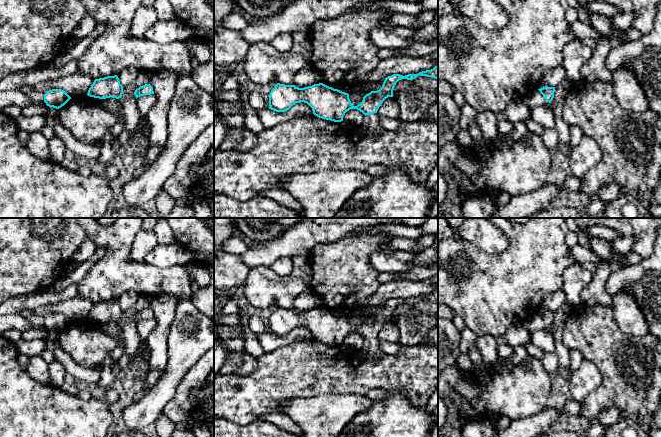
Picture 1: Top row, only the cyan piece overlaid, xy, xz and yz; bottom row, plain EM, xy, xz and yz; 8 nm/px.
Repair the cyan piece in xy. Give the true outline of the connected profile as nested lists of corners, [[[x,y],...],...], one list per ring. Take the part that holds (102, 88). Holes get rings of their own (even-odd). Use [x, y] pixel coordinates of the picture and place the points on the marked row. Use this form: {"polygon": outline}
{"polygon": [[[117,75],[95,79],[87,93],[88,96],[99,99],[110,97],[119,99],[122,94],[123,86]]]}

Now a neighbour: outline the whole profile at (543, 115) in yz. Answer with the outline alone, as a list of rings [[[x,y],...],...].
[[[551,103],[547,106],[535,107],[530,110],[530,118],[543,128],[555,129],[554,113]]]

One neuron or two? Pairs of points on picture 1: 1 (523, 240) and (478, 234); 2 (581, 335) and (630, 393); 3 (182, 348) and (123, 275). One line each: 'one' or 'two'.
1: two
2: one
3: two

